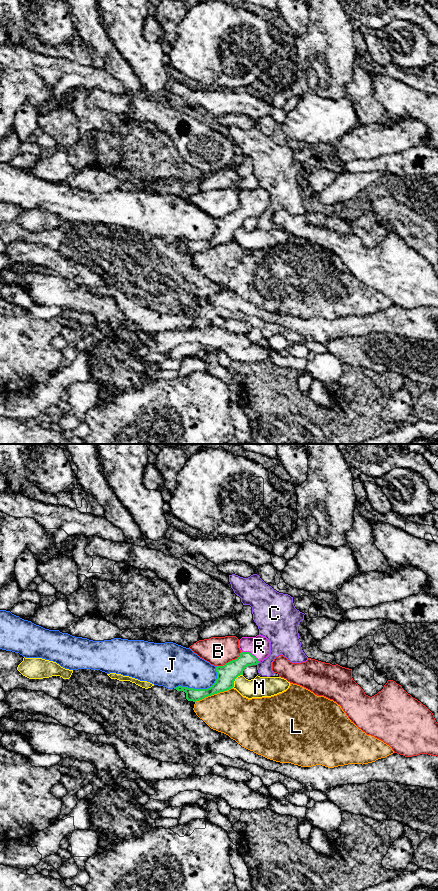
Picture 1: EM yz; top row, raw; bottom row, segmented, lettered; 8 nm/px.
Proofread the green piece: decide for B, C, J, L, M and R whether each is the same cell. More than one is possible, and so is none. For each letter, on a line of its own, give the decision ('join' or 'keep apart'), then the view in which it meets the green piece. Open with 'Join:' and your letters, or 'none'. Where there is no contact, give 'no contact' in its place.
Join: R
B: keep apart; meets green in yz
C: keep apart; meets green in yz
J: keep apart; meets green in yz
L: keep apart; meets green in yz
M: keep apart; meets green in yz
R: join; meets green in yz

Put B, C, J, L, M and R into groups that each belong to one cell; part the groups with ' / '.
B / C / J / L / M / R

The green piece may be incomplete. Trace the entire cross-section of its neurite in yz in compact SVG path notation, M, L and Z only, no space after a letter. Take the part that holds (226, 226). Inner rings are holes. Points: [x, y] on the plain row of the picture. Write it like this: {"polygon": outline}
{"polygon": "M261 187L242 189L239 192L239 200L241 205L237 211L216 219L217 231L210 240L194 241L178 238L174 241L185 244L188 253L202 252L205 249L233 240L235 231L243 227L247 218L257 217L270 207L270 193Z"}

